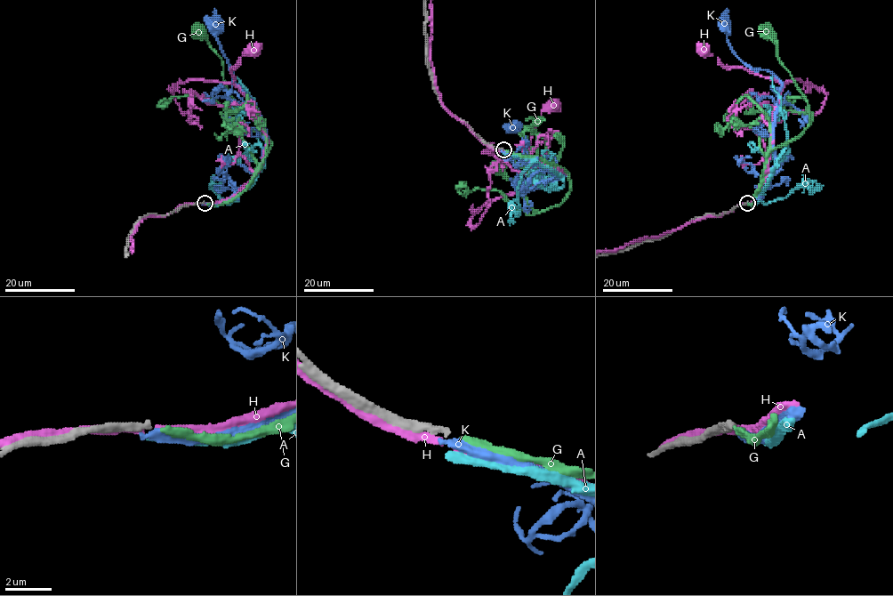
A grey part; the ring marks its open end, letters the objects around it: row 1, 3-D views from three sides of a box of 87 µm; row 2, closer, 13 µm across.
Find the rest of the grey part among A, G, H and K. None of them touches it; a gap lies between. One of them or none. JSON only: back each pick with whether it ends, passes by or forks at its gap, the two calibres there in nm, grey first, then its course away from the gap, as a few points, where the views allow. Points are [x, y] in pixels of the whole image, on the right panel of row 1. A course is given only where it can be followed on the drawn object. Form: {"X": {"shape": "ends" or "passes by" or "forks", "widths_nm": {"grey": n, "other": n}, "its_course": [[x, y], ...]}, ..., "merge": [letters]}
{"G": {"shape": "ends", "widths_nm": {"grey": 280, "other": 300}, "its_course": [[748, 204], [753, 202], [768, 154], [790, 142], [808, 124], [805, 96], [776, 55], [770, 29], [766, 29]]}, "merge": ["G"]}

